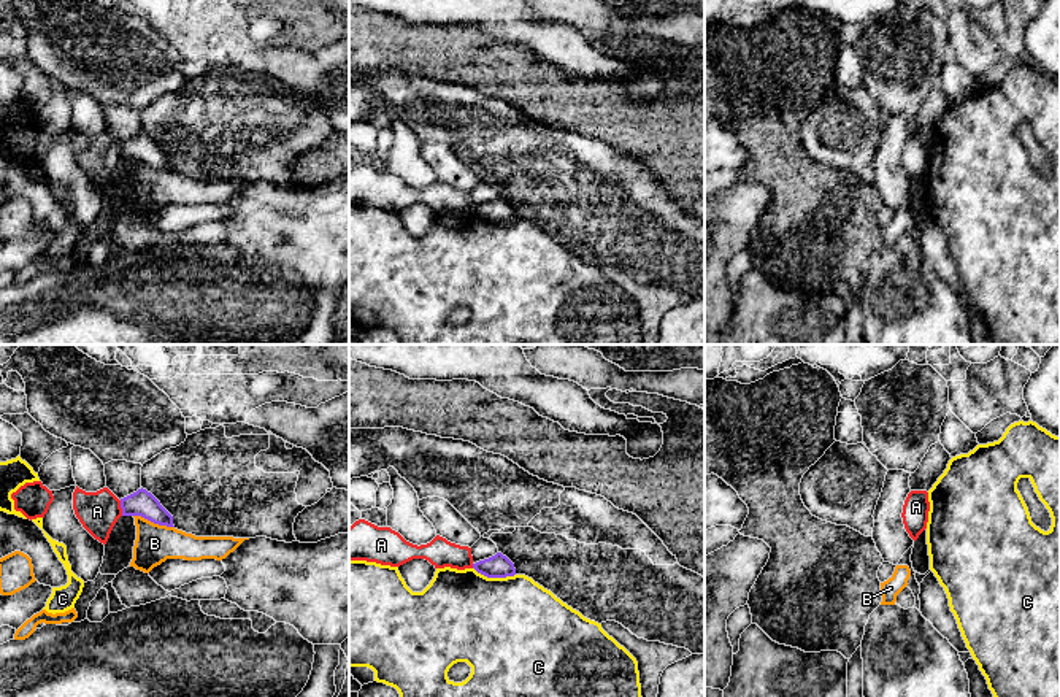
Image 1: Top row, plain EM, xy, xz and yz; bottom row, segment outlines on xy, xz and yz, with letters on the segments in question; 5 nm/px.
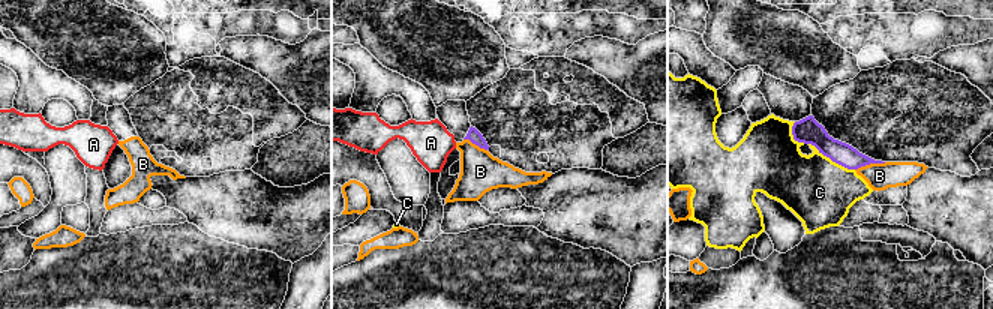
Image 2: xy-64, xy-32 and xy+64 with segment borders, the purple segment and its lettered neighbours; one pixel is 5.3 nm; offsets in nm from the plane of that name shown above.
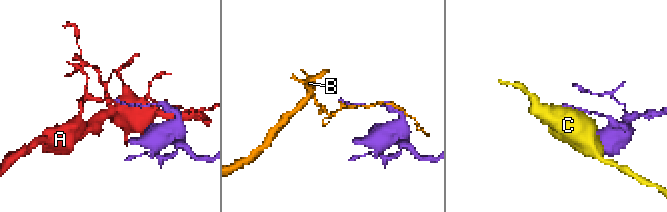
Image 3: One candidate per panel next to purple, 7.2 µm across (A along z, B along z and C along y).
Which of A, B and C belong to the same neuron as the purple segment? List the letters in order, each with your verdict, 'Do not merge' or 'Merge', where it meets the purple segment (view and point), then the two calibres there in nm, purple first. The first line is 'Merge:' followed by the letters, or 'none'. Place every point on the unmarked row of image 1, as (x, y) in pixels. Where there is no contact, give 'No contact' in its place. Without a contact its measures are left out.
Merge: none
A: Do not merge. Touches purple at xy (121, 151). Thickness 130 nm (purple) against 200 nm
B: Do not merge. Touches purple at xy (154, 167). Thickness 130 nm (purple) against 200 nm
C: Do not merge. Touches purple at xz (494, 221). Thickness 120 nm (purple) against 500 nm

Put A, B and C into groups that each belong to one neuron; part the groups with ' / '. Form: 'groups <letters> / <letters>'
groups A / B / C

